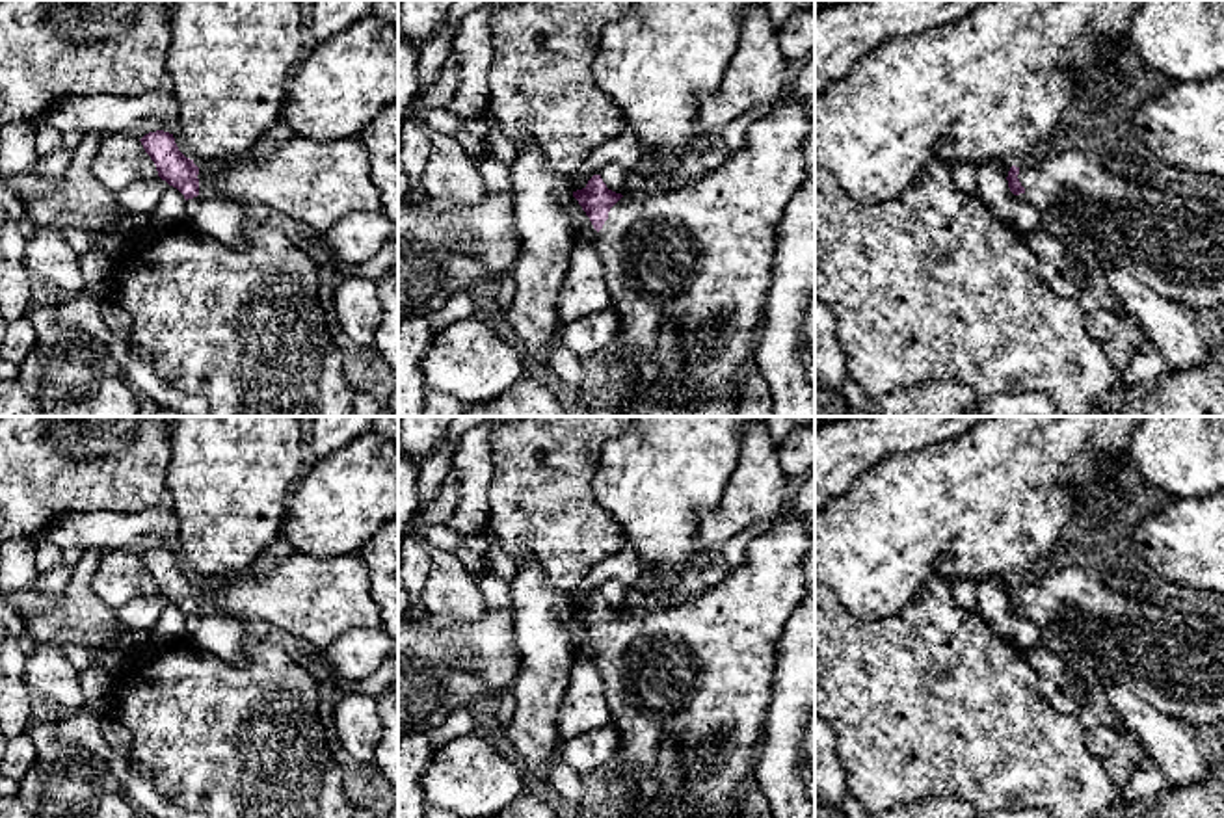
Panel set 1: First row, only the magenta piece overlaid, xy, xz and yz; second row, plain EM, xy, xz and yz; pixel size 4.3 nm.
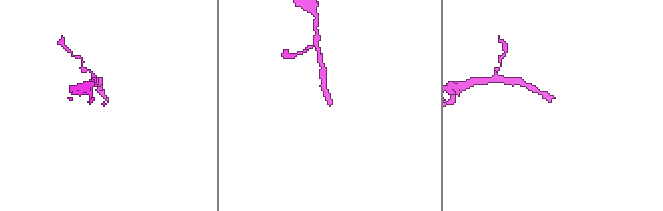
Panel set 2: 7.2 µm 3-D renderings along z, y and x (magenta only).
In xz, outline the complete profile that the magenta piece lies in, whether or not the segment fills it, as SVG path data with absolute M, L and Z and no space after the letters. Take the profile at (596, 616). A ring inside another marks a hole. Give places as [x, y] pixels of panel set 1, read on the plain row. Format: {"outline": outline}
{"outline": "M787 511L770 528L750 541L746 560L720 584L699 589L686 602L664 612L632 614L606 604L601 591L593 591L582 606L573 608L593 645L597 647L595 667L605 682L605 697L610 710L610 725L618 736L618 747L625 770L638 796L653 801L659 786L649 777L657 764L664 736L673 736L683 745L683 796L675 818L737 818L755 766L761 759L765 721L772 701L776 675L776 651L785 623L804 599L802 561L815 537L809 526L794 511Z"}

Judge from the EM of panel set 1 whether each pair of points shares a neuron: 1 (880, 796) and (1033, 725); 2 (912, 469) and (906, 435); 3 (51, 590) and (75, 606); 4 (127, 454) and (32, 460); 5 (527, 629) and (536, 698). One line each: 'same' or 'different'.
1: same
2: different
3: different
4: same
5: same

